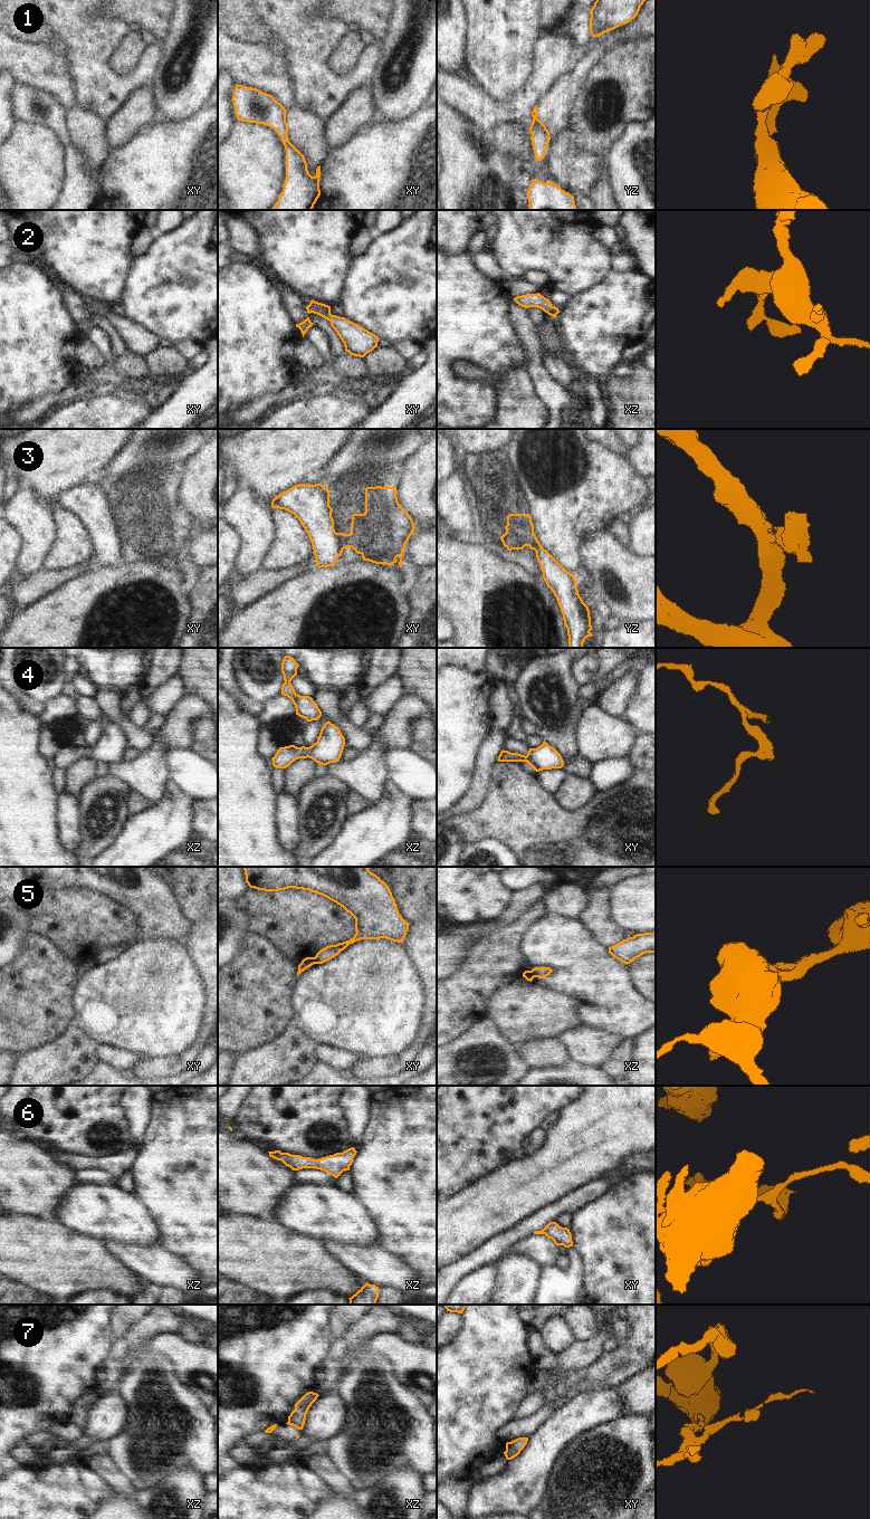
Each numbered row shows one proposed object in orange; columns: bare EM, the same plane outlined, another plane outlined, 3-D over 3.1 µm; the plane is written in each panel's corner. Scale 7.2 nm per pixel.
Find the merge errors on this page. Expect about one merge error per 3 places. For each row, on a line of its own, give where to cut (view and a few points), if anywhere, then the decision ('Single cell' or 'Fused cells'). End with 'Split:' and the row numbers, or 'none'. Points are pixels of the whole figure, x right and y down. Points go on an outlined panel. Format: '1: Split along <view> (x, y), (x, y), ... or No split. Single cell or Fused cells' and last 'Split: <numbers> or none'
1: No split. Single cell
2: No split. Single cell
3: Split along xy (351, 533), (352, 546). Fused cells
4: No split. Single cell
5: Split along xy (313, 957), (315, 963). Fused cells
6: No split. Single cell
7: Split along xy (510, 1442), (504, 1453). Fused cells
Split: 3, 5, 7.

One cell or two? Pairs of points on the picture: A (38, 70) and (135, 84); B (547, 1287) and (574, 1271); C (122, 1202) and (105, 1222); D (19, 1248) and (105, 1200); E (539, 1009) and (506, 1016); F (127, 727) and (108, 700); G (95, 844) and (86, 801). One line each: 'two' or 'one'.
A: two
B: one
C: one
D: two
E: one
F: one
G: one

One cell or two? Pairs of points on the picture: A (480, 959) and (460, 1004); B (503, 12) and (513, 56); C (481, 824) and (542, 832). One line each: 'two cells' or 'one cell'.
A: one cell
B: one cell
C: one cell

